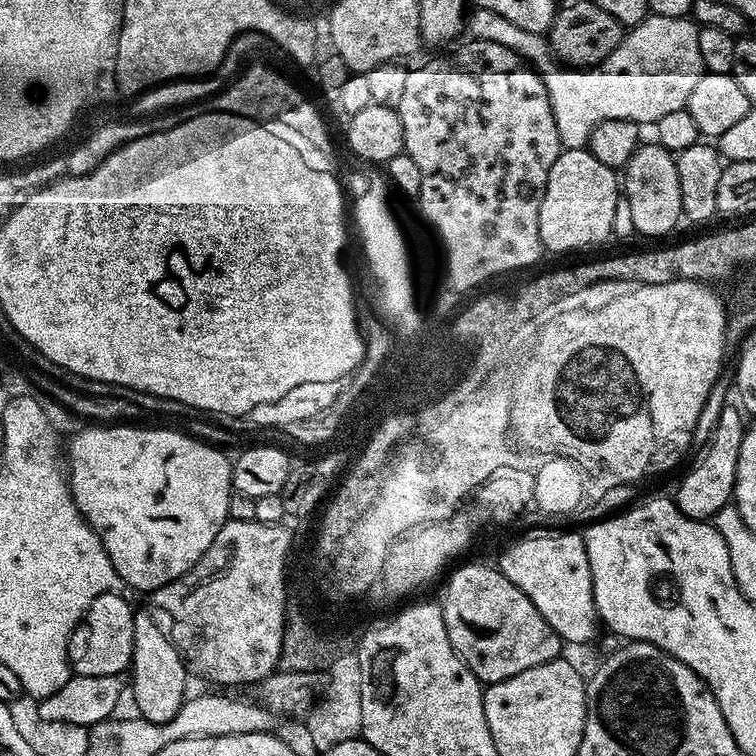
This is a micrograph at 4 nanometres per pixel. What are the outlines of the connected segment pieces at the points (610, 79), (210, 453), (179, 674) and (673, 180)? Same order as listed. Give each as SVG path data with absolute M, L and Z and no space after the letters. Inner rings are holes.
M475 9L467 17L466 32L469 37L477 40L498 42L514 50L529 65L535 66L543 73L550 106L554 110L554 122L558 126L558 138L564 148L585 147L590 138L590 130L594 130L594 126L598 126L598 122L603 120L629 120L639 126L646 126L646 124L652 126L665 114L687 108L694 85L705 73L702 54L698 54L700 28L691 19L683 16L649 15L642 23L629 27L621 44L595 68L569 68L567 66L552 68L554 57L544 36L535 36L526 30L521 30L519 26L514 26L514 22L502 18L502 14L494 14L490 10Z
M84 426L81 432L76 432L72 436L72 441L66 444L66 475L68 486L72 489L72 497L78 506L78 510L84 516L85 522L98 534L106 554L110 554L110 562L114 570L124 579L125 585L129 589L137 588L140 592L151 594L157 588L166 586L174 582L182 574L186 574L206 554L210 542L222 530L222 526L228 518L228 507L230 498L234 491L232 487L232 464L216 448L211 448L208 444L203 444L200 440L195 440L192 436L183 436L180 432L171 432L168 428L136 428L140 426Z
M137 611L134 622L134 650L130 665L130 700L136 703L141 717L155 724L170 722L174 714L184 705L186 691L184 687L190 681L190 673L184 663L183 656L172 643L169 633L164 632L147 616Z
M641 143L622 169L622 195L630 200L631 217L640 236L666 235L682 220L676 156L658 143Z

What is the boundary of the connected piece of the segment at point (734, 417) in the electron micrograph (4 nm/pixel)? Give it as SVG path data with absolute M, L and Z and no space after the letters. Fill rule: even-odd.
M726 406L713 427L712 435L706 443L700 461L680 480L680 489L674 493L674 499L686 514L695 520L708 520L718 510L729 507L736 491L736 471L738 470L738 450L746 427L745 417L739 407ZM737 408L737 409L736 409ZM741 416L741 417L740 417ZM744 419L744 420L743 420Z

